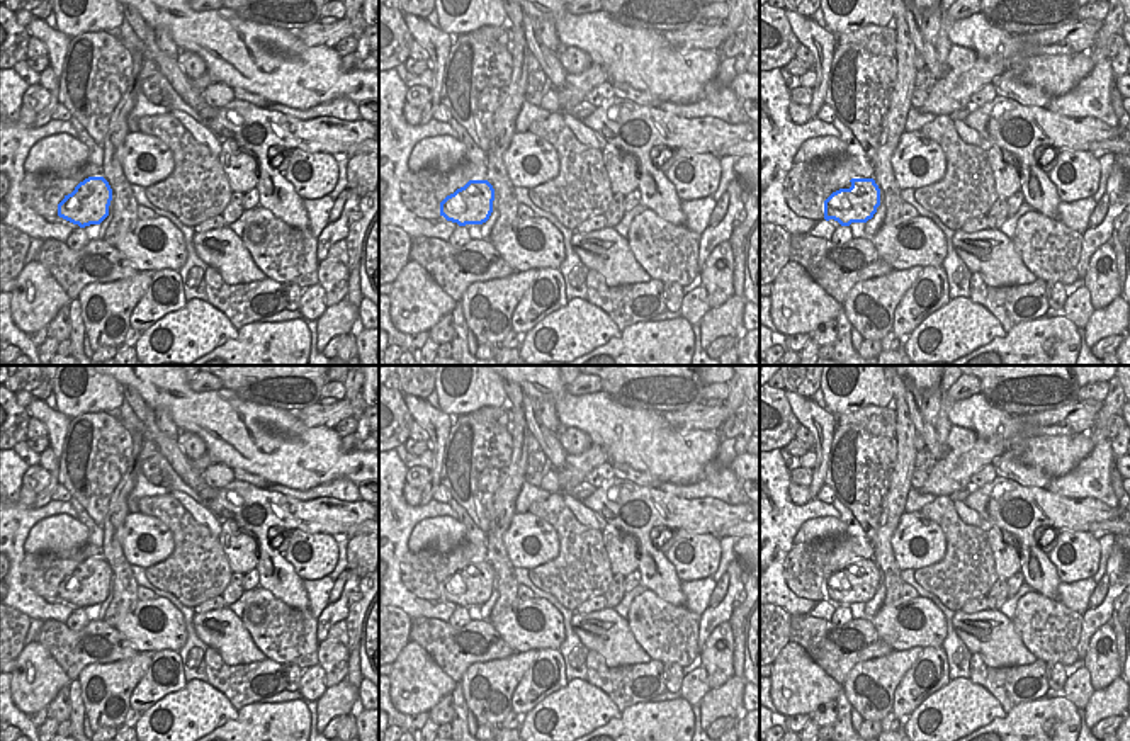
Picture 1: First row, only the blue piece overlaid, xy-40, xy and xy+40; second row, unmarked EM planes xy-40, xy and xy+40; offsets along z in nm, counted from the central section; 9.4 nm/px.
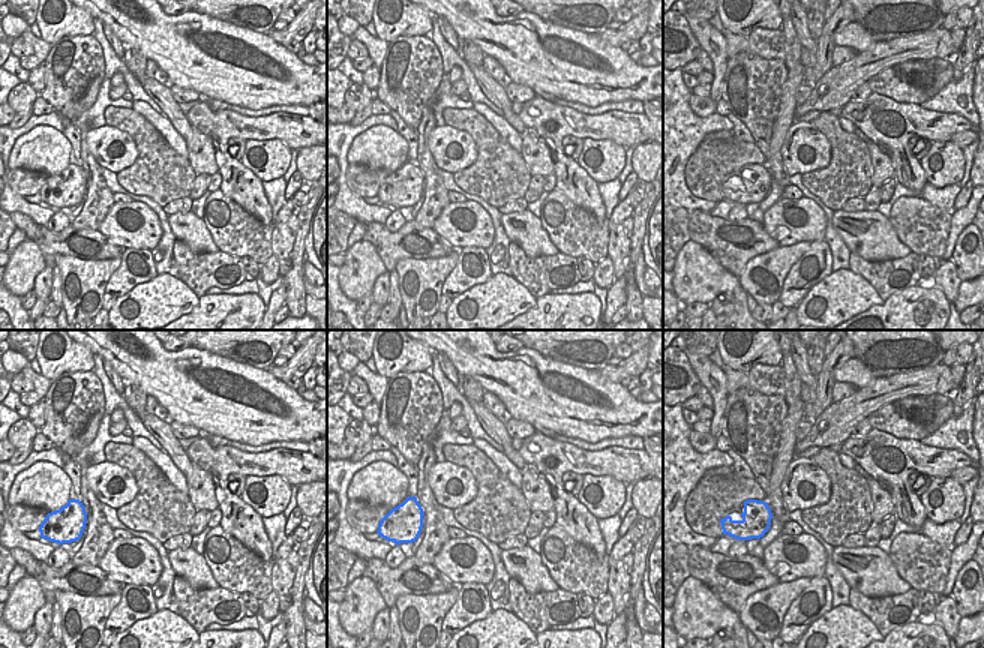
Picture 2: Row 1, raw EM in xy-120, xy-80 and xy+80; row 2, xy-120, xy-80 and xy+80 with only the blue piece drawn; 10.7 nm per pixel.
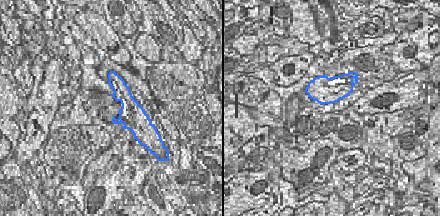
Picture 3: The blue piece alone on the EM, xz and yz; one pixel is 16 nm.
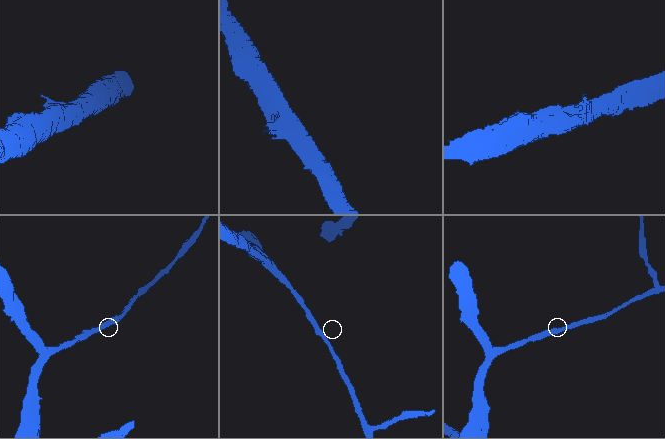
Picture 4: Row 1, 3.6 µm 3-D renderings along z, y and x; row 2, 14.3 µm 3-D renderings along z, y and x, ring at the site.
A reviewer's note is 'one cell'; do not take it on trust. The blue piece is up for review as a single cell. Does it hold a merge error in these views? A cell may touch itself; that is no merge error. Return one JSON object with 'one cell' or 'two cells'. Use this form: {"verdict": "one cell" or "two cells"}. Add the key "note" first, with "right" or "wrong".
{"note": "right", "verdict": "one cell"}

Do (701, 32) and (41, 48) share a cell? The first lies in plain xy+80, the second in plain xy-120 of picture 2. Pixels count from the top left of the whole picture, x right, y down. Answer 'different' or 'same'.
same

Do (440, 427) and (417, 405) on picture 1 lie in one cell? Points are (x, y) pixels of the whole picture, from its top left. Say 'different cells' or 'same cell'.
same cell

